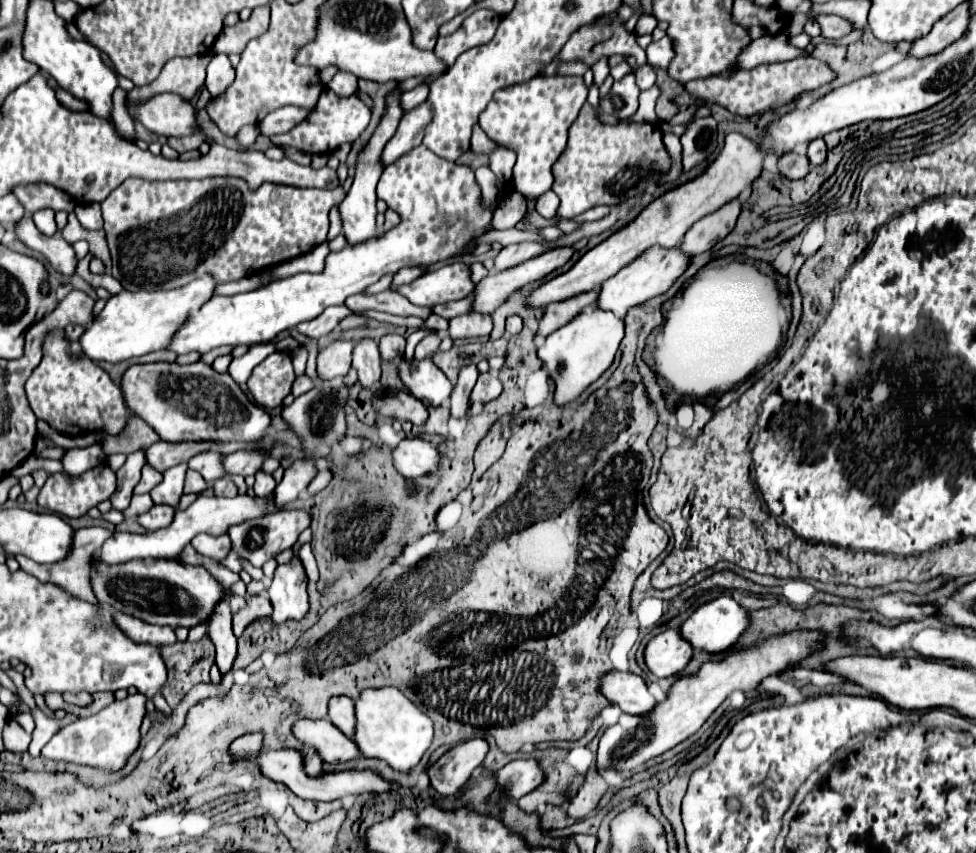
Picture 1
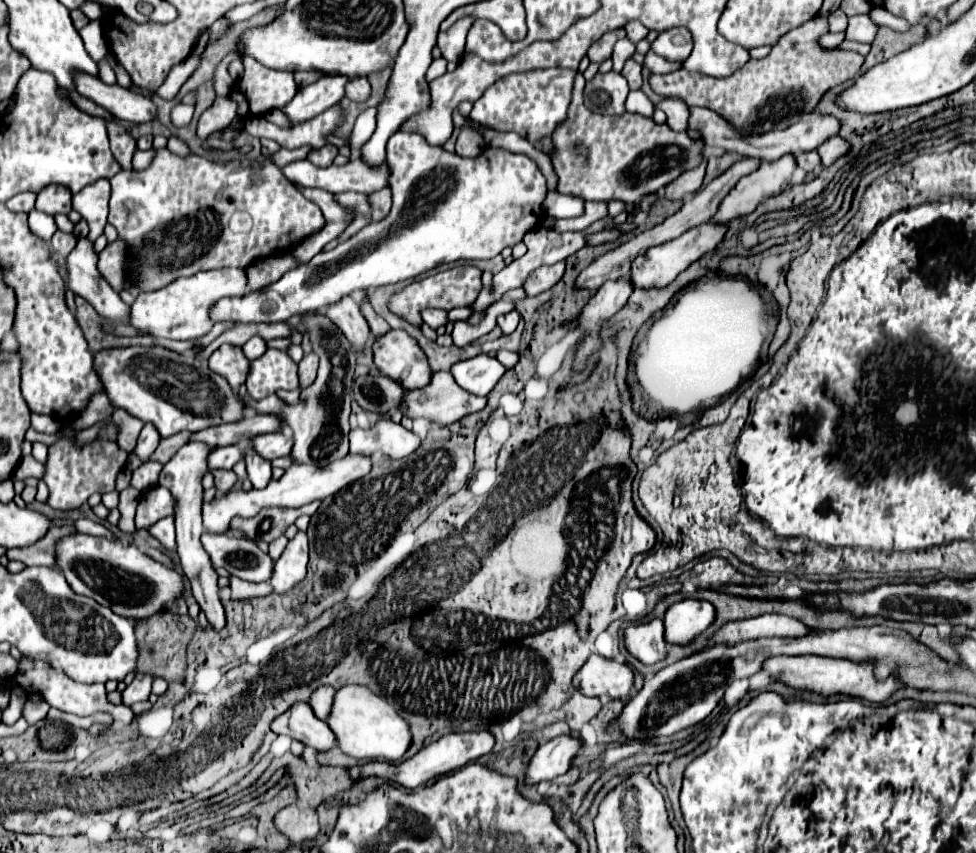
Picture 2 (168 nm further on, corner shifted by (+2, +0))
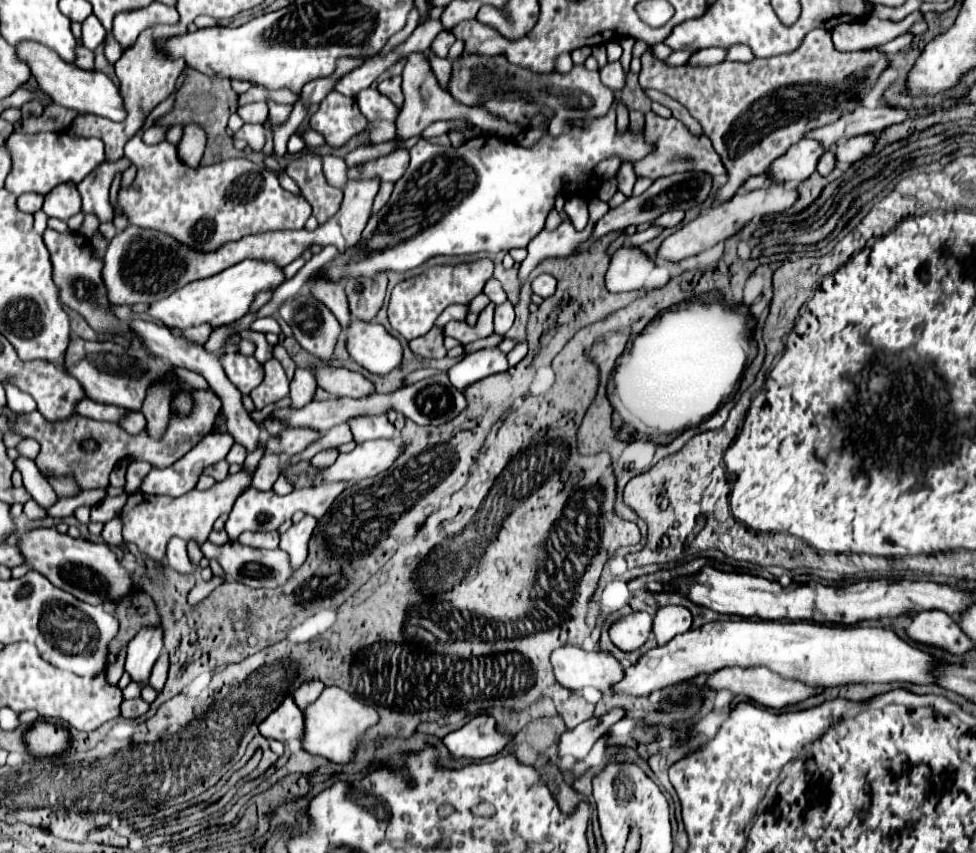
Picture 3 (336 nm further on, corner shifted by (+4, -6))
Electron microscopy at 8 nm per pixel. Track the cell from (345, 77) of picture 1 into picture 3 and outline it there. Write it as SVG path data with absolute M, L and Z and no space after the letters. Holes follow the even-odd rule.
M370 86L368 90L362 90L356 96L356 100L368 122L376 122L376 120L394 122L398 118L400 108L396 104L392 104L392 100L388 100L388 96L380 94L378 88L374 88L374 86Z

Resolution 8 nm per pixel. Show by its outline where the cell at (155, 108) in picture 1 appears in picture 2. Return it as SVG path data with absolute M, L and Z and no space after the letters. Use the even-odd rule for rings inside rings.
M78 74L76 76L76 92L94 100L98 106L106 108L112 116L118 116L126 122L148 124L158 120L158 108L148 94L126 90L118 84L106 86L100 78Z

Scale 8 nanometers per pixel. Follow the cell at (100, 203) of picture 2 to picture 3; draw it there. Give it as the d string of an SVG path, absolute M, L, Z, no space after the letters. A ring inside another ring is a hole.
M126 158L118 162L102 162L88 178L78 184L78 192L82 194L82 212L96 214L100 222L114 218L114 208L108 204L108 190L116 174L124 172L130 166Z

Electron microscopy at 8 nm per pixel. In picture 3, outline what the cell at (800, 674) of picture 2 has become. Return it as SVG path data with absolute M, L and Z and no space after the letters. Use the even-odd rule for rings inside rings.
M724 668L724 670L716 670L714 674L708 676L708 688L712 688L712 690L728 690L732 694L748 696L754 702L758 702L762 706L768 706L768 708L774 708L774 710L780 710L786 704L794 704L794 702L806 700L806 698L822 692L822 690L810 688L810 686L806 686L802 682L780 678L778 674L774 674L774 672L766 670L766 668L746 668L746 670L742 670L742 668Z

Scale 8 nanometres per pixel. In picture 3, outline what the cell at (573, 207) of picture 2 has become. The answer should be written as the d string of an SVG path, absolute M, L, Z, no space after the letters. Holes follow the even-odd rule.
M568 196L566 198L566 206L564 206L566 214L572 220L572 226L576 230L584 230L588 224L588 202L580 196Z

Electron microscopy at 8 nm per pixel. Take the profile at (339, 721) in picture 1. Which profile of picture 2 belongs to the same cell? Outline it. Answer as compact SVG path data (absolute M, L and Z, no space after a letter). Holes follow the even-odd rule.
M322 686L318 688L312 698L310 698L310 706L314 708L314 714L320 720L326 720L326 716L330 716L330 708L332 708L332 700L334 700L334 688L332 686Z

